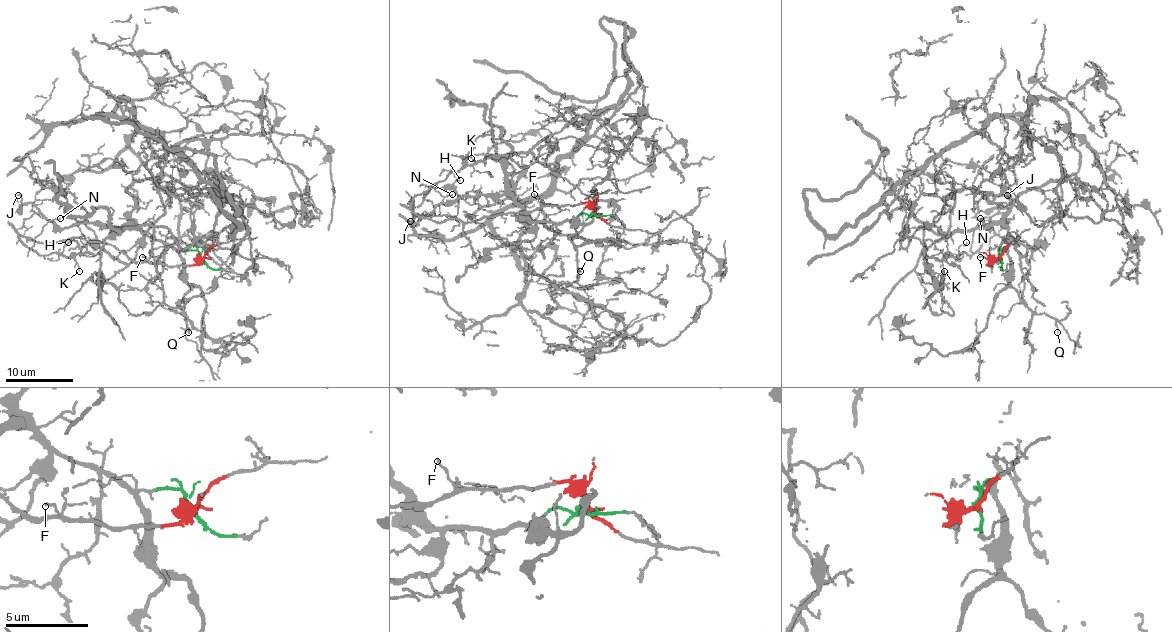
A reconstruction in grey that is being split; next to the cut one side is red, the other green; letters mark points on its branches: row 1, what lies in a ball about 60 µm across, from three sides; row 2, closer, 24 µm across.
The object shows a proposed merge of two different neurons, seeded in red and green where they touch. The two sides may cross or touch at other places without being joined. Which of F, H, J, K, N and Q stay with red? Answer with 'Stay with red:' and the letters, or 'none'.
Stay with red: F, H, K

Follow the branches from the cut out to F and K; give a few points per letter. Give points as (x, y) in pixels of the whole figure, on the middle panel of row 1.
F: (595, 214), (586, 202), (542, 205), (534, 193)
K: (595, 214), (580, 202), (470, 222), (421, 219), (411, 209), (413, 199), (472, 158)

